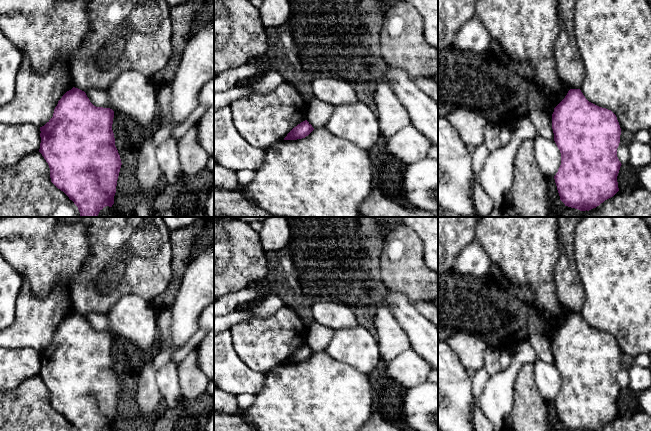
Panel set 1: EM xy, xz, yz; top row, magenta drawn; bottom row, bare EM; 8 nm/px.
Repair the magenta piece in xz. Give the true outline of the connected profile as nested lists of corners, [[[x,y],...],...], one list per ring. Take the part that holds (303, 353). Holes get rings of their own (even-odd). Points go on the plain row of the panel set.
[[[303,345],[300,348],[298,348],[296,351],[294,351],[284,362],[284,364],[297,364],[302,363],[308,360],[314,352],[312,349],[307,345]]]

